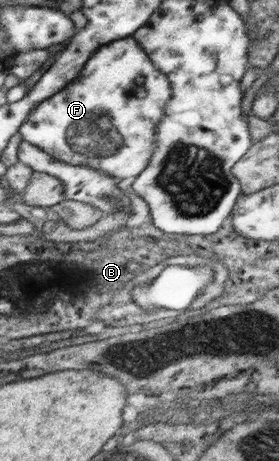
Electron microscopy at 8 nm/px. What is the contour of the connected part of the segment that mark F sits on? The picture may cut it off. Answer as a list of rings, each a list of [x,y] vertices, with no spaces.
[[[130,35],[101,46],[84,70],[80,71],[77,79],[29,114],[20,127],[20,133],[23,139],[43,148],[43,151],[49,152],[49,155],[63,163],[91,167],[128,183],[148,169],[158,146],[158,125],[164,119],[166,107],[172,97],[173,88],[168,75],[153,63],[148,52]]]

